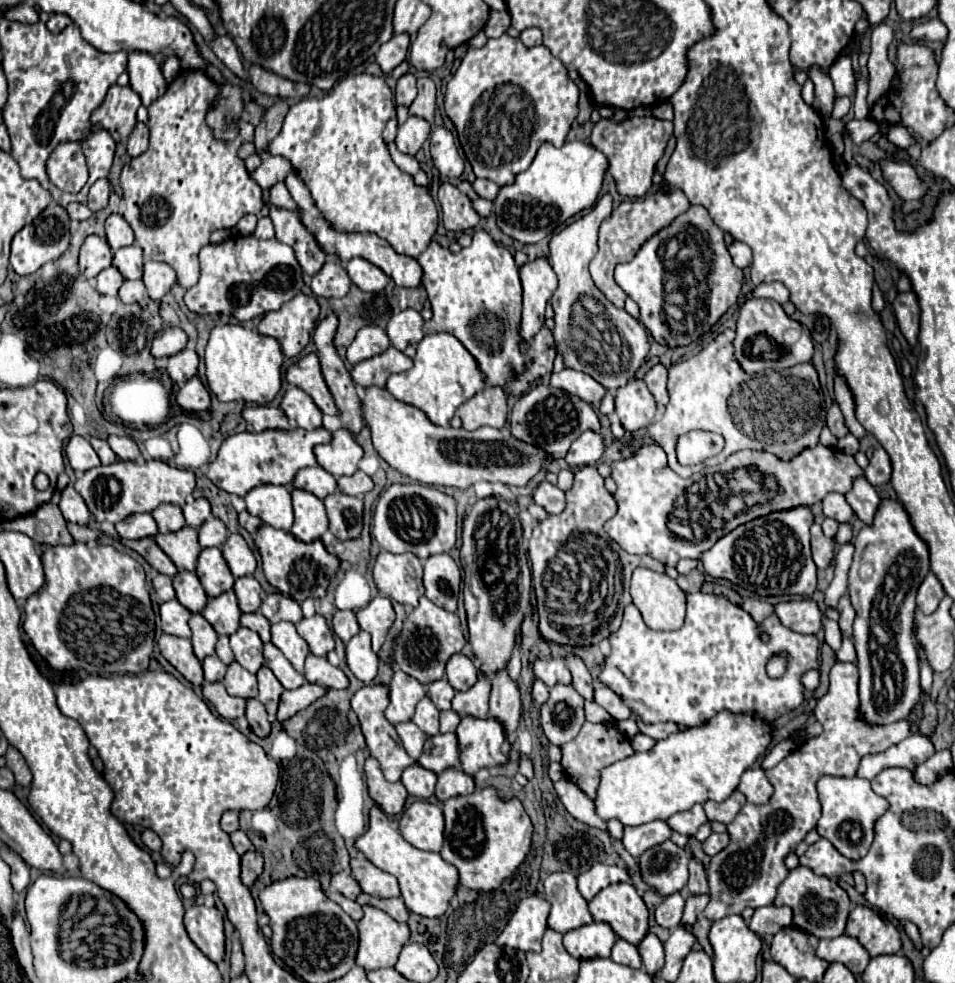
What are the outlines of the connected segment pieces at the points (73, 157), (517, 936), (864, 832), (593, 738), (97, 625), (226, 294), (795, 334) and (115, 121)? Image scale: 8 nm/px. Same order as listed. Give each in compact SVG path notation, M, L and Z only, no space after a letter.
M59 142L47 160L47 174L57 188L65 192L79 192L87 182L81 142Z
M539 896L523 898L495 944L517 948L521 952L539 952L541 938L547 930L549 910L551 904Z
M823 776L817 782L817 792L823 806L823 816L819 818L817 824L819 836L827 838L839 854L853 862L867 856L875 838L875 822L889 810L889 802L871 790L869 780L857 776L855 778Z
M585 722L579 736L567 742L561 750L563 750L561 766L565 770L565 776L571 782L575 782L589 798L597 796L597 782L601 778L601 770L633 754L629 738L621 734L613 724L593 724L593 722Z
M81 542L73 546L51 546L43 554L43 566L45 584L27 600L23 630L49 666L59 672L85 670L97 676L145 672L153 654L155 612L145 588L143 566L113 546L87 546Z
M233 236L221 244L205 246L199 252L199 262L201 262L201 278L195 286L191 286L185 292L183 298L185 306L195 314L223 314L233 316L239 322L249 322L265 312L279 310L281 304L299 294L303 286L303 272L299 268L299 262L295 260L295 254L285 244L279 244L275 238L259 240L255 236Z
M751 298L743 304L737 320L737 338L735 338L735 358L741 362L743 370L753 374L767 368L791 368L795 364L811 362L813 342L809 330L799 322L791 320L779 302L767 298Z
M111 86L103 104L93 110L89 124L91 132L107 130L115 140L125 140L137 124L137 108L141 106L139 94L129 86Z

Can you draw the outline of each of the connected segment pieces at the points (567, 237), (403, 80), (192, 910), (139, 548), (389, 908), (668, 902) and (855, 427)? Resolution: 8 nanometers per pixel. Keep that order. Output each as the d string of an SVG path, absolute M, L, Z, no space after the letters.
M603 194L591 212L587 212L581 220L571 222L565 230L551 238L549 264L559 280L557 290L551 296L551 306L555 310L553 338L557 350L565 358L565 366L587 372L605 388L615 390L633 378L637 368L643 364L649 352L649 334L633 316L615 308L595 286L589 274L589 262L597 248L597 230L601 222L611 216L611 212L613 198L611 194Z
M407 72L403 74L399 80L397 80L397 88L395 88L395 98L397 98L397 104L403 104L403 106L409 106L415 96L417 96L417 86L415 86L417 78Z
M189 906L185 910L185 928L195 946L213 962L221 962L225 956L223 916L215 908Z
M119 538L119 542L123 546L135 550L135 552L139 552L151 564L151 568L155 568L157 572L167 574L171 578L177 574L175 564L165 556L165 552L155 544L153 538L141 538L141 540L123 540L123 538Z
M361 894L359 898L357 898L357 902L363 906L363 904L371 904L371 906L375 906L375 908L379 908L379 910L383 910L383 912L387 912L393 920L397 920L397 922L407 922L407 918L409 918L409 910L405 908L405 904L403 904L403 900L401 898L375 898L375 896L369 896L369 894Z
M675 892L675 894L667 896L667 898L659 904L659 908L655 910L655 920L657 920L657 924L663 926L663 928L669 928L669 930L673 930L675 926L679 926L679 924L681 924L681 916L683 916L683 906L685 906L683 894Z
M835 372L835 400L843 412L843 418L845 418L845 426L849 428L849 432L855 436L855 438L863 438L867 434L867 430L859 424L857 416L855 416L855 398L853 398L853 392L847 384L847 380Z

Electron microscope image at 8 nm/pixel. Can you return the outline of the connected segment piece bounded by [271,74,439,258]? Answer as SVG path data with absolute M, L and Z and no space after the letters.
M371 74L349 76L335 84L335 88L331 88L321 100L303 98L291 106L279 136L271 142L271 154L285 156L293 164L297 176L309 188L321 218L331 222L331 228L337 228L339 232L377 234L385 238L399 254L419 258L437 232L439 214L429 190L417 186L413 176L401 172L389 154L389 148L383 140L383 128L391 116L395 116L395 104L393 92L385 84L385 78Z

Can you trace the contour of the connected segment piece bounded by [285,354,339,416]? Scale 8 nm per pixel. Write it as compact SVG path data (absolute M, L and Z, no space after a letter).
M307 354L305 358L301 358L299 362L295 362L287 374L285 374L287 382L305 390L313 402L321 408L323 414L333 414L333 416L339 416L339 408L323 380L323 374L321 374L321 366L319 366L319 358L317 354Z

